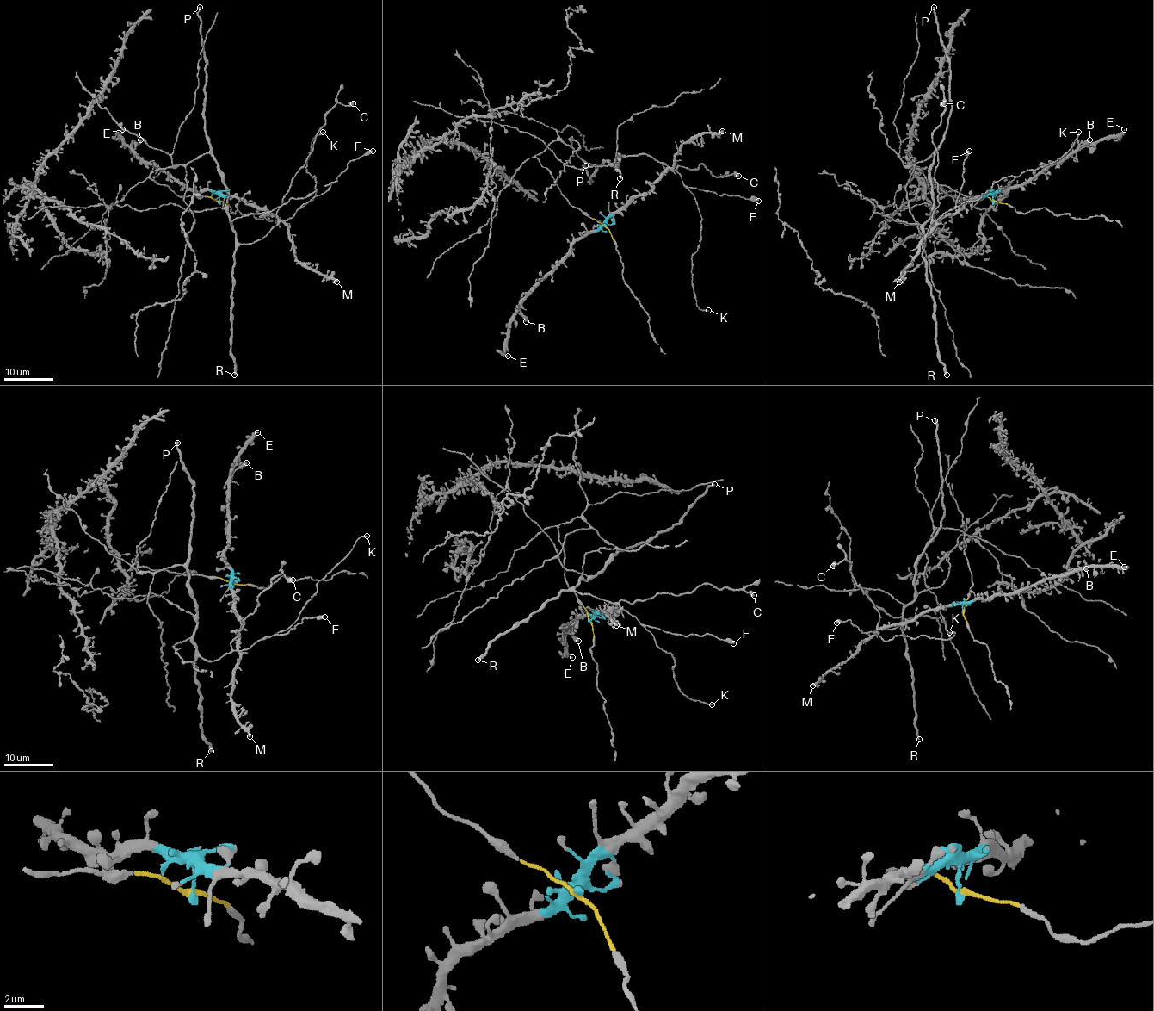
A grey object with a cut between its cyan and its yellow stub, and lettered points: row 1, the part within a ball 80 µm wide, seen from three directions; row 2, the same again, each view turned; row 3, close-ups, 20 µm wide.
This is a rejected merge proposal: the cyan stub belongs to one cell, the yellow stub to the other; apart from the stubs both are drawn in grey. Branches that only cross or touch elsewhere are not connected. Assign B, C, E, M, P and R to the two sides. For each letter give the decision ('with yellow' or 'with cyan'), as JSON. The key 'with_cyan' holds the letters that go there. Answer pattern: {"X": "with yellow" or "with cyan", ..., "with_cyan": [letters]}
{"B": "with cyan", "C": "with yellow", "E": "with cyan", "M": "with cyan", "P": "with yellow", "R": "with yellow", "with_cyan": ["B", "E", "M"]}

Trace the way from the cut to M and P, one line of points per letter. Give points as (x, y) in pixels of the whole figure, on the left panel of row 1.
M: (219, 201), (219, 195), (236, 195), (275, 215), (286, 226), (298, 260), (337, 281)
P: (219, 201), (179, 195), (150, 176), (210, 150), (200, 7)

